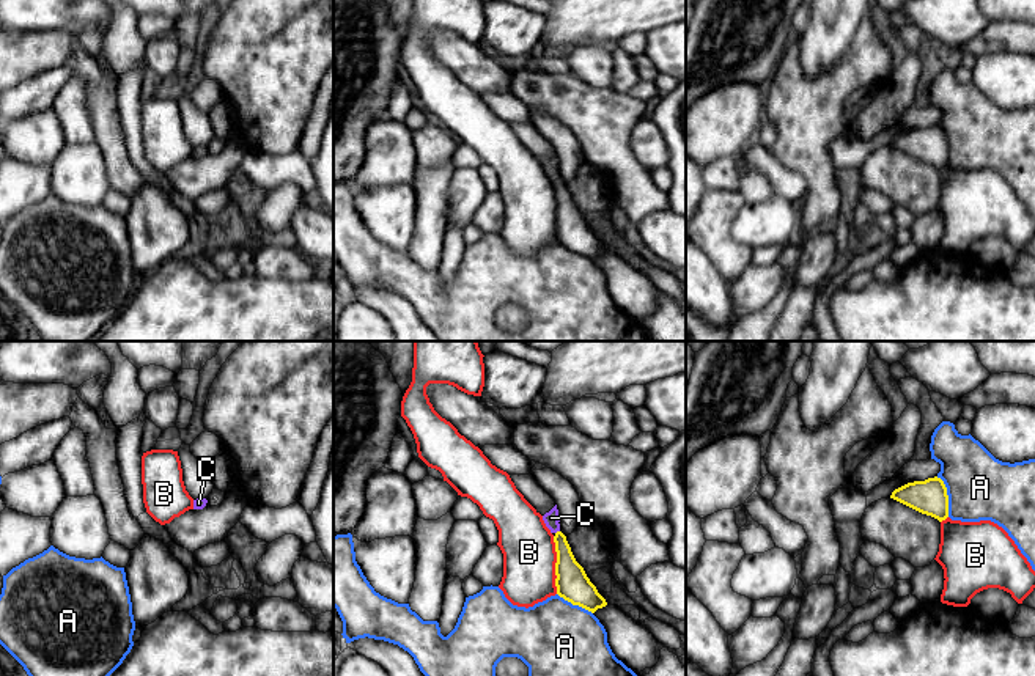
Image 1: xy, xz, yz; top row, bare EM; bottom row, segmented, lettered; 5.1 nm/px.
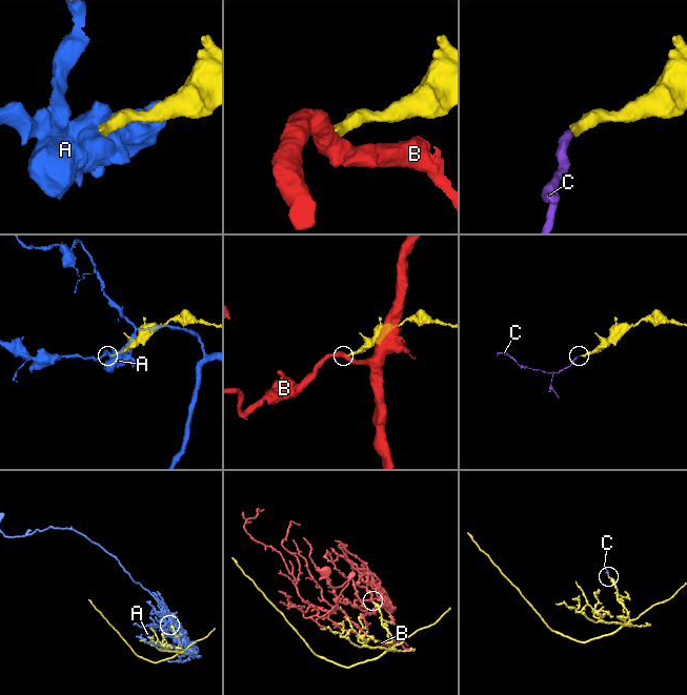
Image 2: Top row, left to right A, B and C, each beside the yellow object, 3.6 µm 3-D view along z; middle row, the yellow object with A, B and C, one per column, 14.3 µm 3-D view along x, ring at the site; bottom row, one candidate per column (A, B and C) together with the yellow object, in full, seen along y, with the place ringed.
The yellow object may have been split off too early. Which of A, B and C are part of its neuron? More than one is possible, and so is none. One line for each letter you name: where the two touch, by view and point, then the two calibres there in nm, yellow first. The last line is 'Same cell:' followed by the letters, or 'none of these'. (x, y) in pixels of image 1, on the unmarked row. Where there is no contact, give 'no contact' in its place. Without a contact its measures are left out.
C: contact xz (557, 180); calibres 150 and 80 nm
Same cell: C

